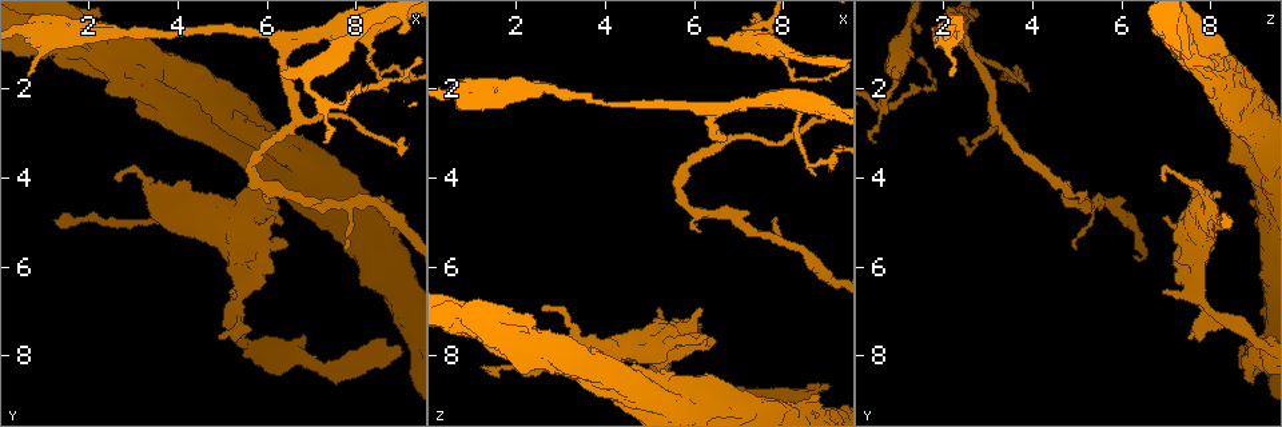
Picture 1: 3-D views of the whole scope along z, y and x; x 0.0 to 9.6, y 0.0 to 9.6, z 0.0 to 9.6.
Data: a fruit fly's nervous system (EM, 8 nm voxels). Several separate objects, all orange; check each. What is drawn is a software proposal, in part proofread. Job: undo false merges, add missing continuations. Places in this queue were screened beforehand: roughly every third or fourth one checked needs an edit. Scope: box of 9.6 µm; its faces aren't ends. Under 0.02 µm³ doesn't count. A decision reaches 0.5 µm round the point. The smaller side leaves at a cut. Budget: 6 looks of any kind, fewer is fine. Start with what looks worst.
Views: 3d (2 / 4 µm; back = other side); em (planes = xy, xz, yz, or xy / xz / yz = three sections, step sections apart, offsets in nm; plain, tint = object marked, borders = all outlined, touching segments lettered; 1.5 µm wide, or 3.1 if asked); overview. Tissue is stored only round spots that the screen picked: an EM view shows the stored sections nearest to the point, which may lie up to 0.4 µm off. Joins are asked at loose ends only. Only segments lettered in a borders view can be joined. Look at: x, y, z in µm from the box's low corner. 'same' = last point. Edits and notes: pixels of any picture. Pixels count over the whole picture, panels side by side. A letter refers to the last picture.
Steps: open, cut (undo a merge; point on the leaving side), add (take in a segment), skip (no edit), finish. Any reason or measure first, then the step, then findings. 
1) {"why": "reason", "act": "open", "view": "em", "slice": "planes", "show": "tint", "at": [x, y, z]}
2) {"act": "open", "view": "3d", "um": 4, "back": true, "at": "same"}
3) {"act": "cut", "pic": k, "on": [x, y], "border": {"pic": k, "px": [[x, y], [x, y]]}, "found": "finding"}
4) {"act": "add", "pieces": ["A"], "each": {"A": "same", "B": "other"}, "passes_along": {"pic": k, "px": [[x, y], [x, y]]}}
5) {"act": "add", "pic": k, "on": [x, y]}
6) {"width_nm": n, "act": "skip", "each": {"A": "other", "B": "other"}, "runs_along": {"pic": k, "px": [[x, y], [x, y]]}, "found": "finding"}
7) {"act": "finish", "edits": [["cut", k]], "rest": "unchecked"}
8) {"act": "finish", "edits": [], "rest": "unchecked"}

{"why": "an open end", "act": "open", "view": "3d", "um": 2, "at": [9.10, 8.00, 8.60]}

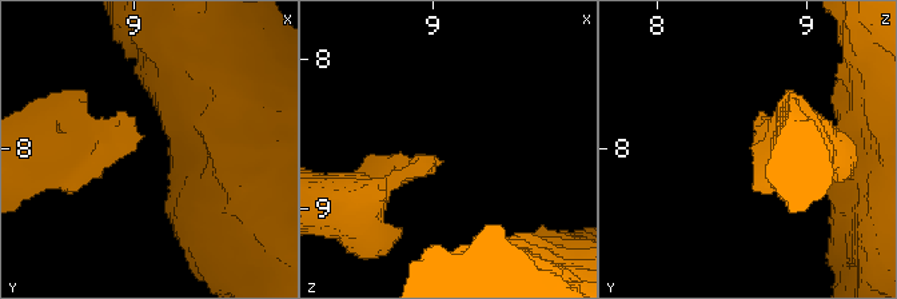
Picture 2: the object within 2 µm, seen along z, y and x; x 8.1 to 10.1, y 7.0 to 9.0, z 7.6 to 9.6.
{"why": "now the EM", "act": "open", "view": "em", "slice": "planes", "show": "borders", "at": [9.04, 7.96, 8.66]}

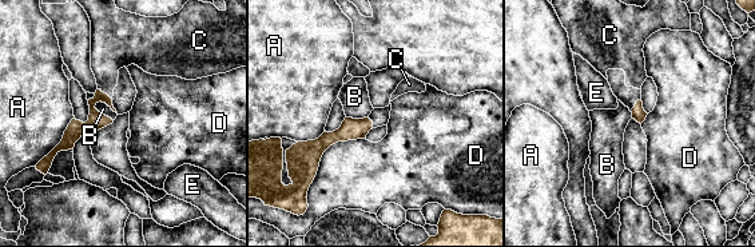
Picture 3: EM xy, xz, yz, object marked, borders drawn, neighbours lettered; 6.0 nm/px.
{"longest_contact_nm": ["D", 420], "act": "add", "pieces": ["C"], "each": {"A": "other", "B": "other", "C": "same", "D": "other", "E": "other"}, "found": "it goes on there"}

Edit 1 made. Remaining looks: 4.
{"act": "open", "view": "overview"}

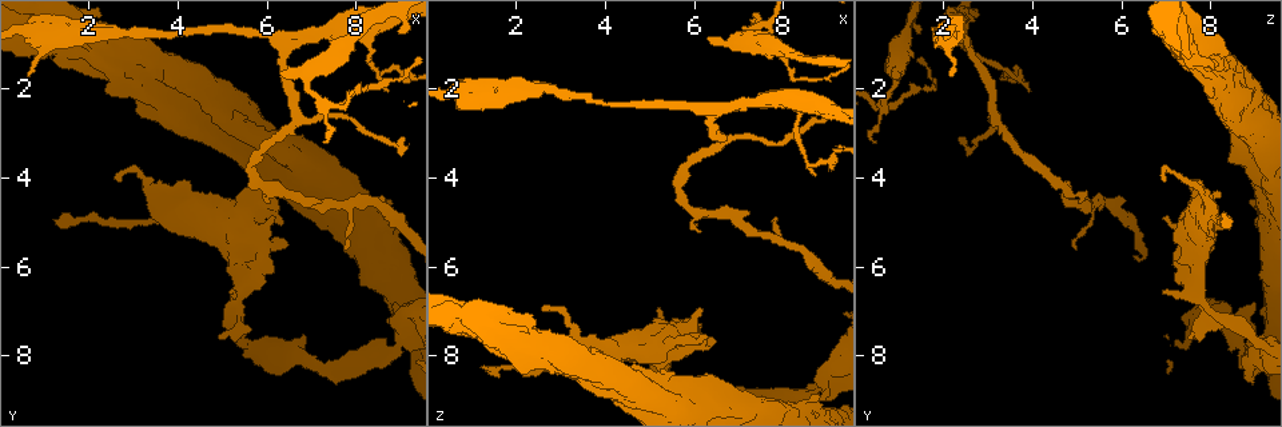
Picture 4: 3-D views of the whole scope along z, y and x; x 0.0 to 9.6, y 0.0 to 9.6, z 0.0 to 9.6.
{"why": "free end", "act": "open", "view": "3d", "um": 4, "at": [6.35, 1.65, 0.95]}

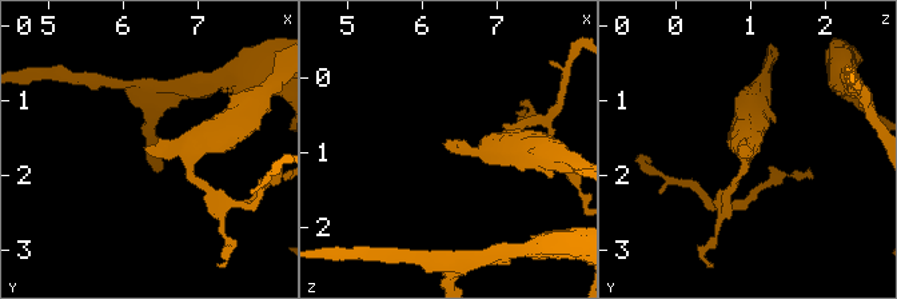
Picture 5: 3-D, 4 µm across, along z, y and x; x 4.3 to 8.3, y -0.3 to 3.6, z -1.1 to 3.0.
{"act": "open", "view": "em", "slice": "planes", "show": "borders", "at": [6.30, 1.60, 0.90]}

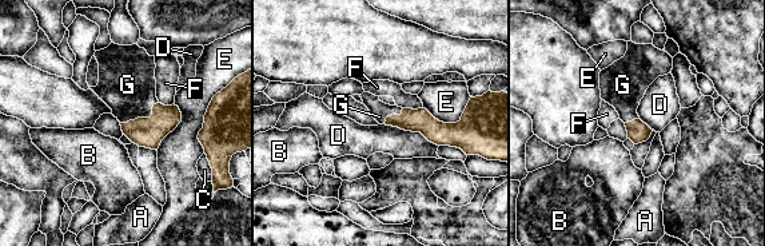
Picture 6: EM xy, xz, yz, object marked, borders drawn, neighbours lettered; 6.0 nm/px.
{"act": "add", "pieces": ["G"], "each": {"A": "other", "B": "other", "C": "other", "D": "other", "E": "other", "F": "other", "G": "same"}, "passes_along": {"pic": 6, "px": [[148, 133], [142, 118], [127, 84]]}, "found": "the neuron continues"}

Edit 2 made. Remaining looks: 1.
{"act": "finish", "edits": [["add", 3], ["add", 6]], "rest": "unchecked"}

